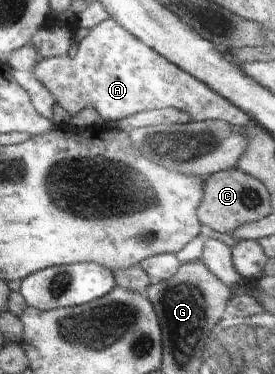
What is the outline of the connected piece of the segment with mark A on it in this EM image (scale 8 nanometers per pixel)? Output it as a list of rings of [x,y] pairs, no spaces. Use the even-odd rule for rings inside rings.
[[[110,16],[87,31],[85,38],[78,40],[75,56],[65,54],[45,58],[35,66],[33,76],[69,114],[77,114],[83,108],[93,108],[95,112],[99,110],[99,116],[105,122],[119,120],[149,106],[171,106],[179,112],[187,112],[191,121],[195,122],[219,119],[237,126],[251,123],[243,110],[219,96],[205,82],[165,60],[164,56],[143,44]]]

